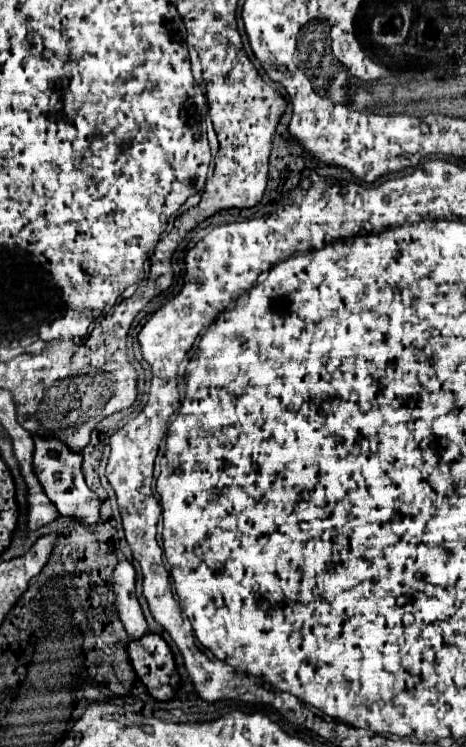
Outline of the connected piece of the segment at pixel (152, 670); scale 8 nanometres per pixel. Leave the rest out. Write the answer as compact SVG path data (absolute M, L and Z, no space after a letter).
M144 634L128 642L128 656L138 678L156 700L170 700L180 684L168 644L158 634Z

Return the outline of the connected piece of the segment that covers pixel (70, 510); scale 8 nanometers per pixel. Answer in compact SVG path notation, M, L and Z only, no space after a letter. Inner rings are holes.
M34 436L34 446L36 446L34 448L34 474L38 476L50 502L58 508L60 514L76 516L84 524L96 524L100 502L96 494L86 486L86 480L82 474L82 456L76 452L70 452L70 448L62 444L62 440L54 440L54 438Z

